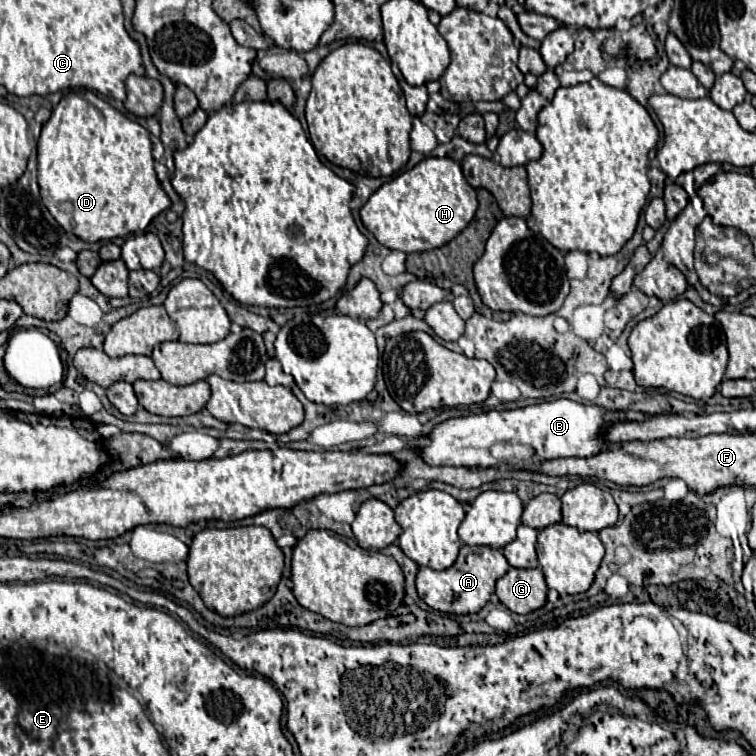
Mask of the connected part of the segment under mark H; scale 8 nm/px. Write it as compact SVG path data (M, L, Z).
M430 156L382 184L362 206L360 218L382 246L410 254L448 244L468 226L476 208L476 190L464 180L460 164L452 158Z

